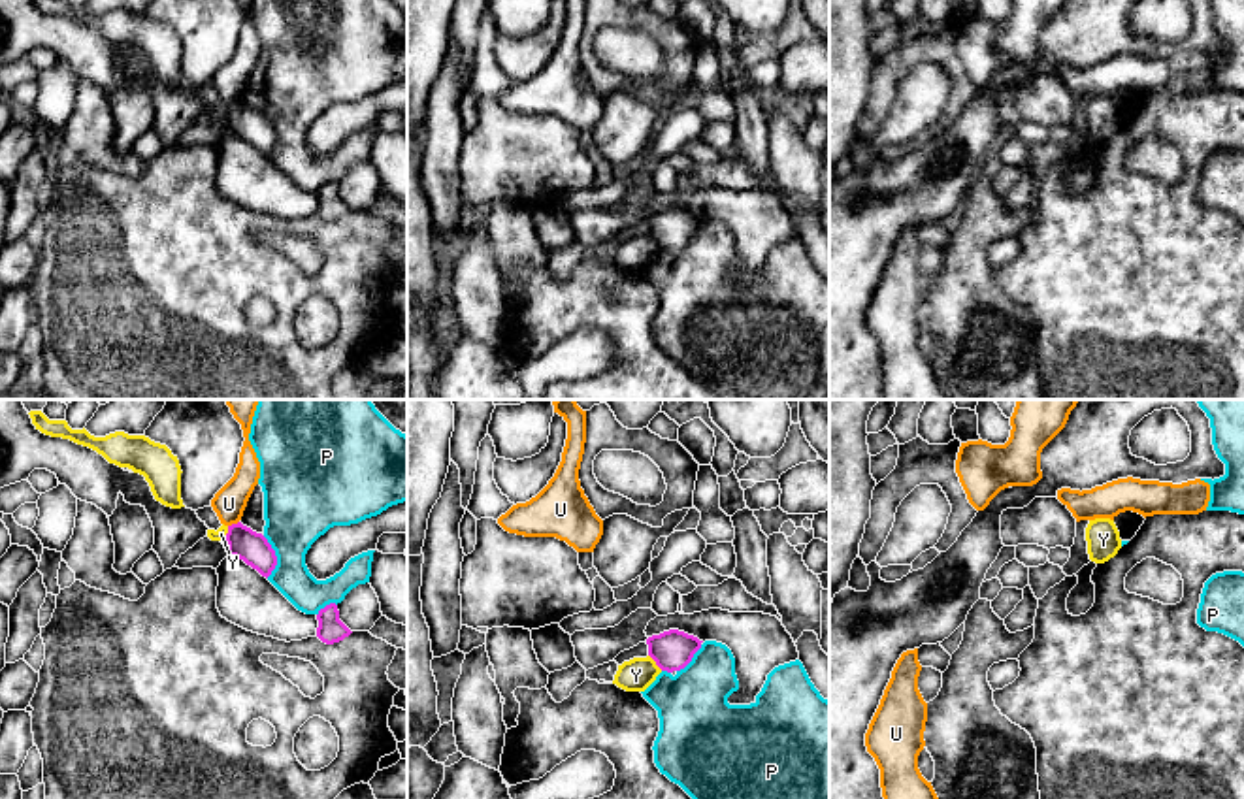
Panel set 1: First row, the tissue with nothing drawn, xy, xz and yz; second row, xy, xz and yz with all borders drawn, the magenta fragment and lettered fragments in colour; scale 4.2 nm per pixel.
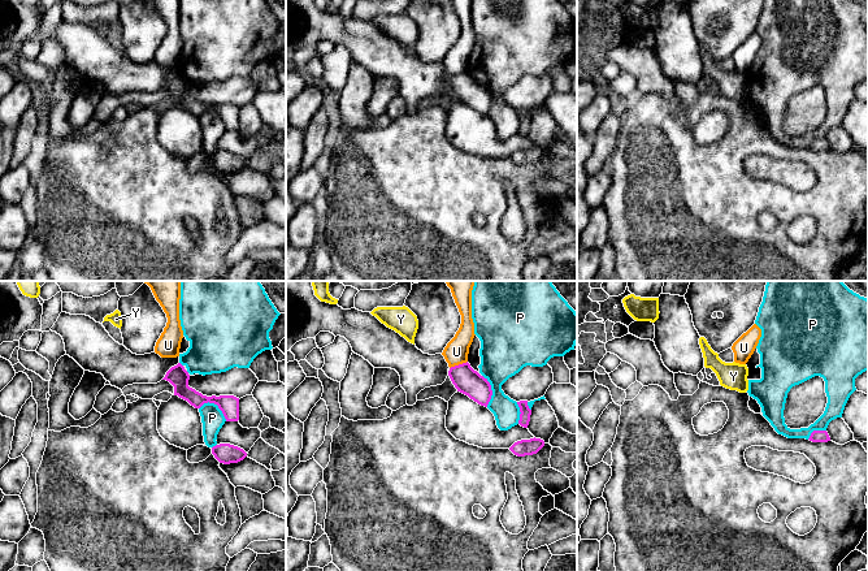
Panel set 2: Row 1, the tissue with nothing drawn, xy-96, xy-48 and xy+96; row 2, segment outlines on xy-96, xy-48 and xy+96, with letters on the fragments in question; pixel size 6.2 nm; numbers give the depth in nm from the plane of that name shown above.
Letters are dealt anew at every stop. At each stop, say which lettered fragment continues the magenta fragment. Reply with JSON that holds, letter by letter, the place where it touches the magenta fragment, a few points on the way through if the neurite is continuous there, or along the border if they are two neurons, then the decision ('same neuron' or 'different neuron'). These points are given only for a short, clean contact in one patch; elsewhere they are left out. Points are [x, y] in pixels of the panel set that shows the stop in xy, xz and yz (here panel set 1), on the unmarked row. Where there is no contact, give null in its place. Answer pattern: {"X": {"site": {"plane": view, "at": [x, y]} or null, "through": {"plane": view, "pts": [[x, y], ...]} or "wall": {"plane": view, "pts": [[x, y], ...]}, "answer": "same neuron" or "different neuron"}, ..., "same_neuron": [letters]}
{"P": {"site": {"plane": "xy", "at": [276, 134]}, "answer": "different neuron"}, "U": {"site": {"plane": "xy", "at": [232, 102]}, "answer": "different neuron"}, "Y": {"site": {"plane": "xy", "at": [227, 117]}, "wall": {"plane": "xy", "pts": [[229, 104], [227, 129]]}, "answer": "different neuron"}, "same_neuron": []}

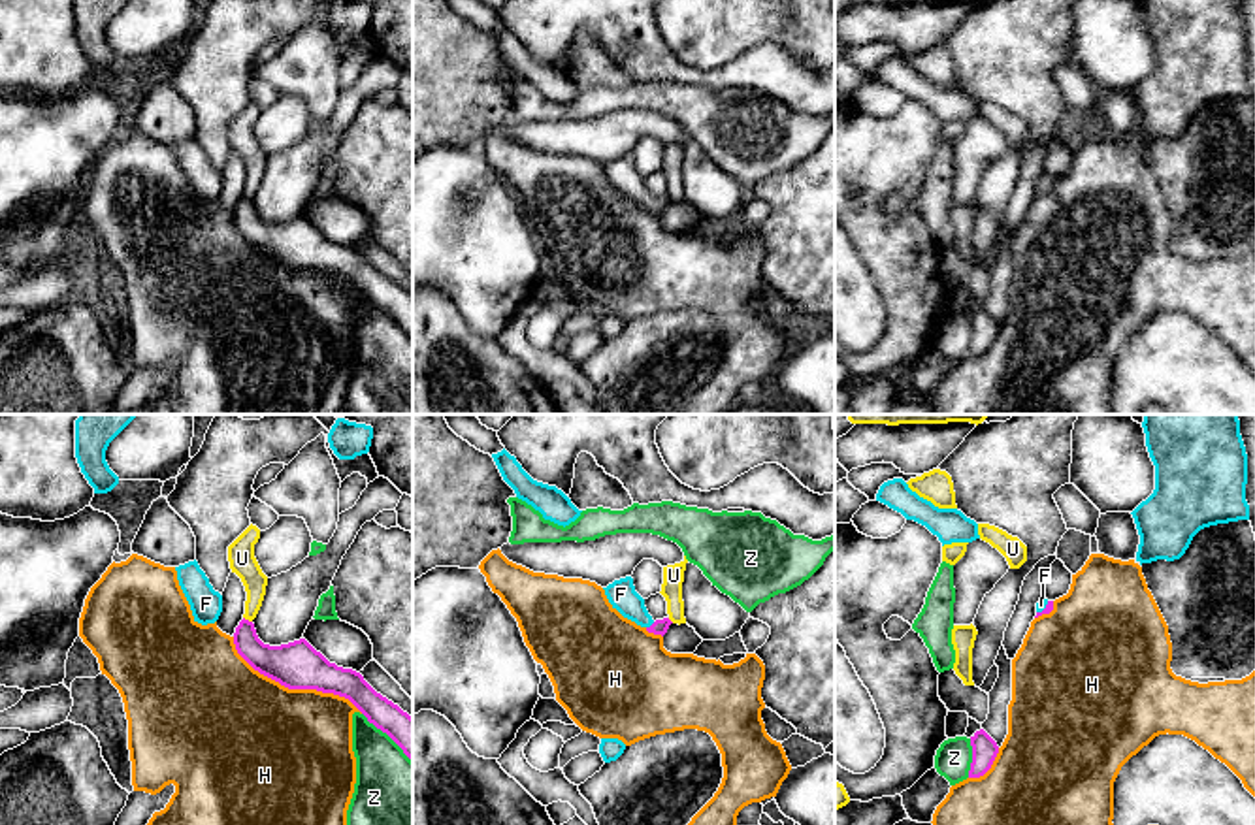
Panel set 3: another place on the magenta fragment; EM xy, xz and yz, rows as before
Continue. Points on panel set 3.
{"F": {"site": {"plane": "xz", "at": [652, 202]}, "through": {"plane": "xz", "pts": [[660, 204], [652, 202], [620, 172]]}, "answer": "same neuron"}, "H": {"site": {"plane": "xy", "at": [293, 266]}, "answer": "different neuron"}, "U": {"site": {"plane": "xy", "at": [247, 198]}, "wall": {"plane": "xy", "pts": [[244, 194], [251, 200]]}, "answer": "different neuron"}, "Z": {"site": {"plane": "yz", "at": [973, 336]}, "answer": "different neuron"}, "same_neuron": ["F"]}

